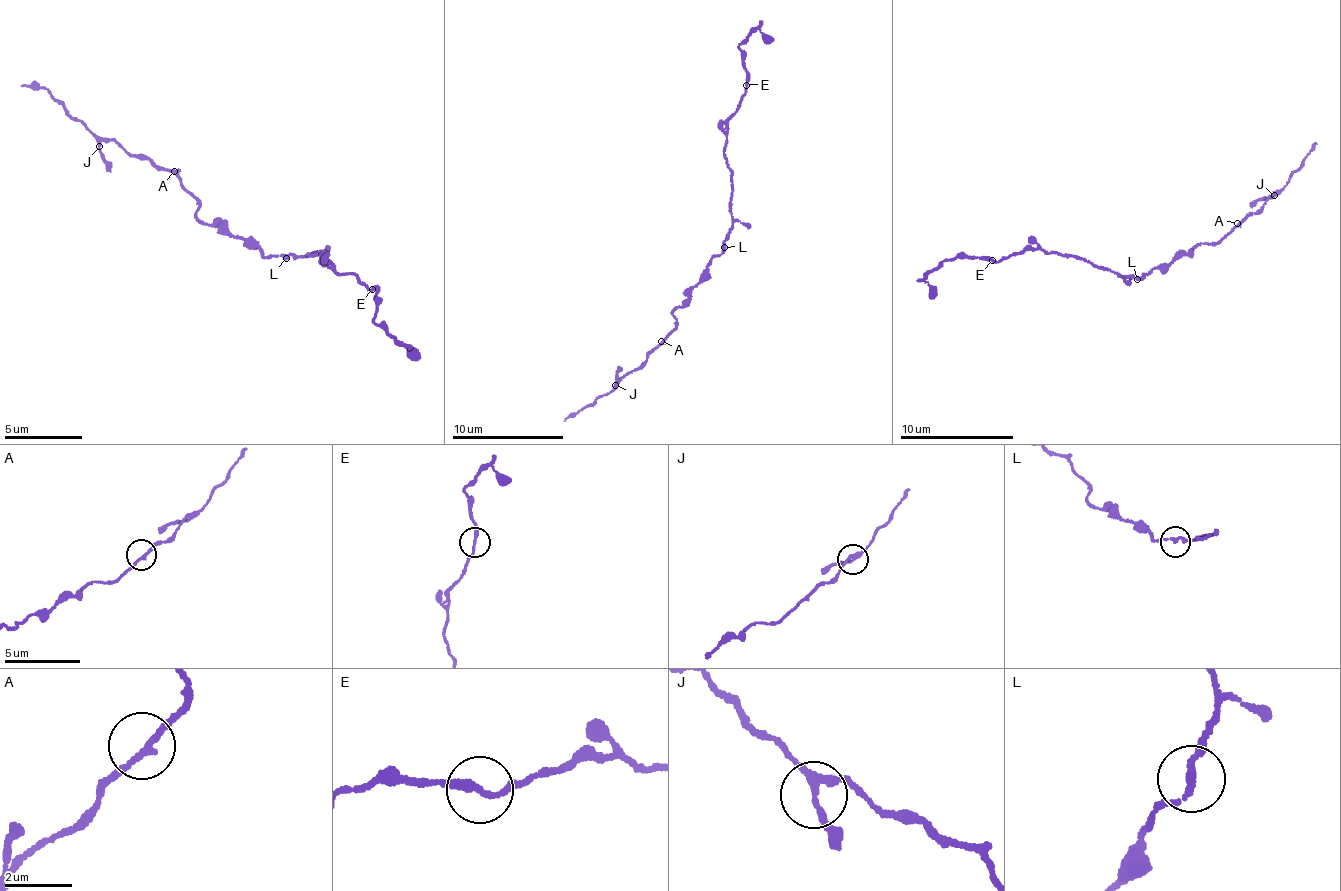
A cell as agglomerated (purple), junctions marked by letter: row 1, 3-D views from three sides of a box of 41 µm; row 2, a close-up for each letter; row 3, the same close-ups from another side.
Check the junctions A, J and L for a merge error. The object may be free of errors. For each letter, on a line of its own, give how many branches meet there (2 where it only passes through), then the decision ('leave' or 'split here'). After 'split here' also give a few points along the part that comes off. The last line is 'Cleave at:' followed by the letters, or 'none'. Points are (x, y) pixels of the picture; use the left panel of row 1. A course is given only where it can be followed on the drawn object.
A: 2 branches meet; leave
J: 3 branches meet; leave
L: 2 branches meet; leave
Cleave at: none

